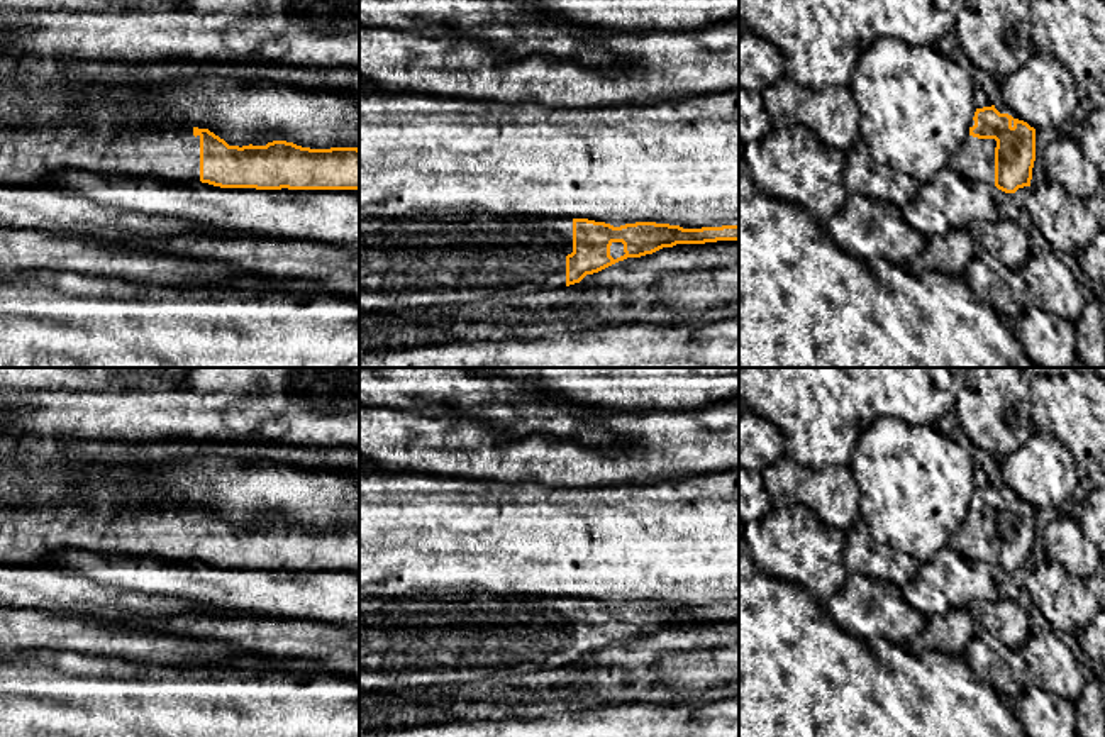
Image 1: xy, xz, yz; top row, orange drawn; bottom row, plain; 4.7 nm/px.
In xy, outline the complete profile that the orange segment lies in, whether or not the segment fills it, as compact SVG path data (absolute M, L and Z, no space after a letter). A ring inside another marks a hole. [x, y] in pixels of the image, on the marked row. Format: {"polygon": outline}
{"polygon": "M0 93L0 185L41 186L64 171L164 183L202 181L220 188L359 190L359 149L310 149L286 141L239 147L151 105L56 103Z"}

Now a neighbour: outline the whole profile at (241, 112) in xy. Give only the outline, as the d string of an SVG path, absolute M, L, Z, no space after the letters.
M0 63L0 93L56 103L78 103L95 95L112 103L151 105L239 147L286 141L310 149L359 149L359 95L349 91L200 75L137 83L124 93L93 93L71 85L20 83L17 75Z

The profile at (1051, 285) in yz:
M1030 247L1029 259L1017 273L1039 308L1073 324L1080 319L1086 307L1086 290L1056 251Z

